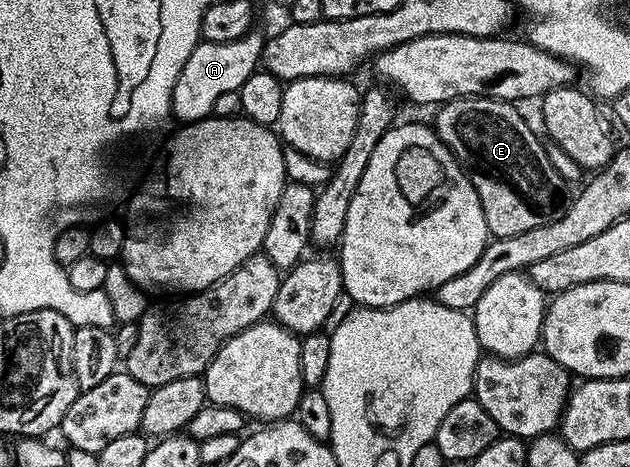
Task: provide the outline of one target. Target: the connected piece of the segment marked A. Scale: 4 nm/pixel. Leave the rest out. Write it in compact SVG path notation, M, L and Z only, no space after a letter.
M253 29L238 41L229 43L199 42L196 48L186 57L186 65L182 65L182 73L178 73L178 81L174 81L172 94L172 114L181 124L198 123L209 118L214 109L214 100L222 93L239 91L246 77L253 75L261 66L264 54L265 36Z

